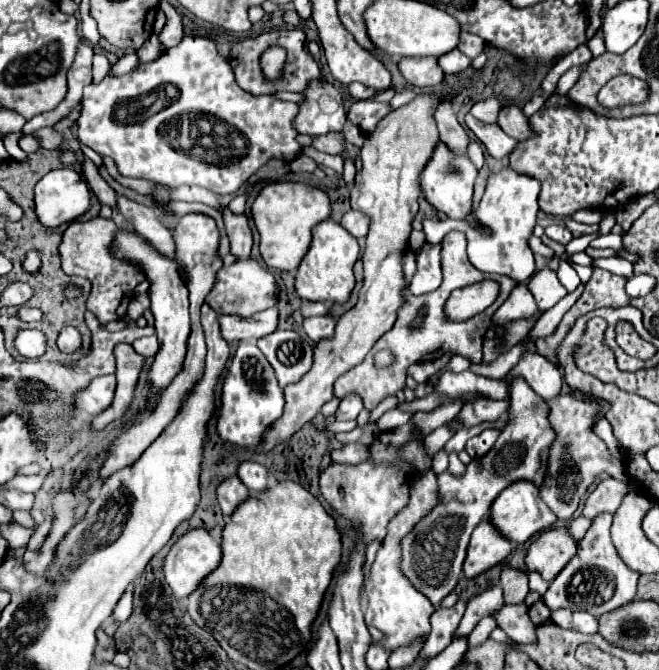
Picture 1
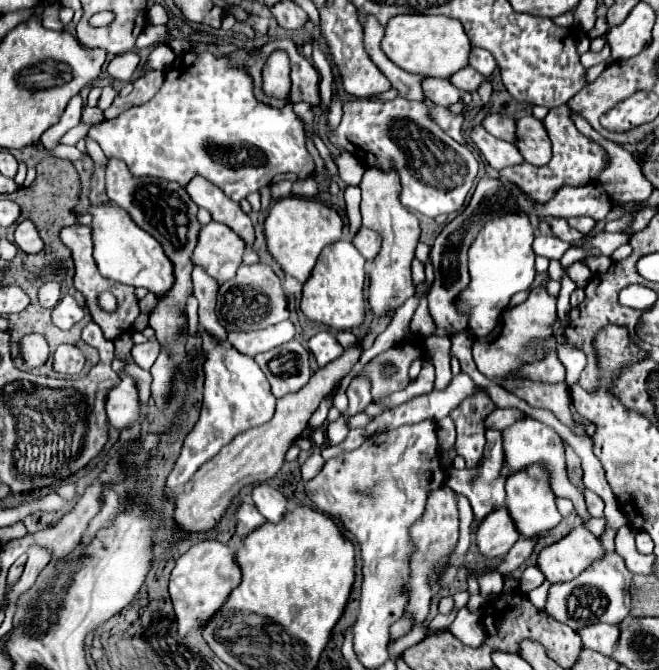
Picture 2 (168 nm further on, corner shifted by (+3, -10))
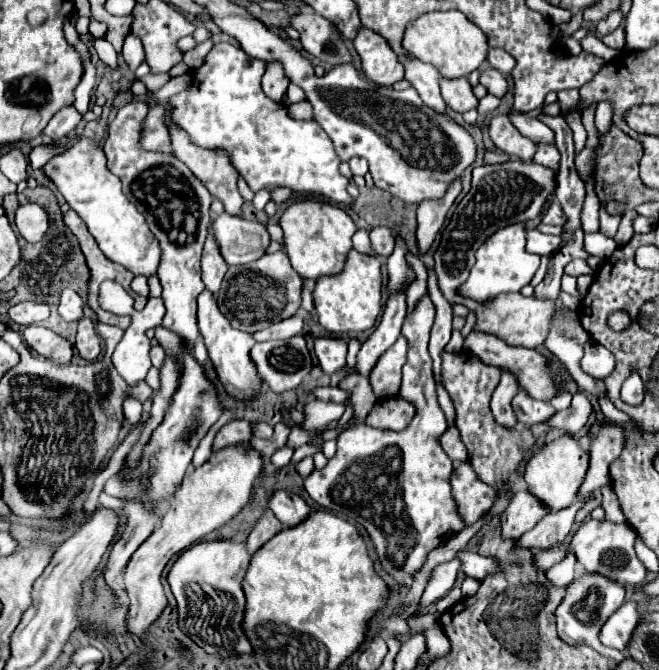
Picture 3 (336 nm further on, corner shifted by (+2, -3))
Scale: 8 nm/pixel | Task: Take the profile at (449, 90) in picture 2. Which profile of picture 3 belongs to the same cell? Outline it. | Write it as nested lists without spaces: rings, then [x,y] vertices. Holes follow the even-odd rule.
[[[440,78],[440,90],[444,102],[456,112],[466,112],[478,106],[478,98],[472,94],[472,88],[466,78],[454,78],[454,80]]]

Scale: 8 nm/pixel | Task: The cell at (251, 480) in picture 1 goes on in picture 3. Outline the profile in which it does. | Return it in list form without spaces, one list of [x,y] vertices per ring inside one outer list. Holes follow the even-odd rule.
[[[286,490],[272,492],[272,496],[268,500],[268,508],[276,514],[276,518],[284,526],[296,526],[310,512],[310,506],[298,494],[292,494],[292,492],[286,492]]]

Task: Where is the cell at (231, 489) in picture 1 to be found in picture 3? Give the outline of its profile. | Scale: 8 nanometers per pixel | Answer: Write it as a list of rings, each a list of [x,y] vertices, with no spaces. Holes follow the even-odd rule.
[[[264,510],[264,514],[254,524],[254,528],[252,528],[252,532],[250,532],[248,540],[246,540],[248,552],[254,554],[262,544],[266,544],[266,540],[270,540],[280,530],[282,530],[282,524],[278,522],[278,518],[270,510]]]

